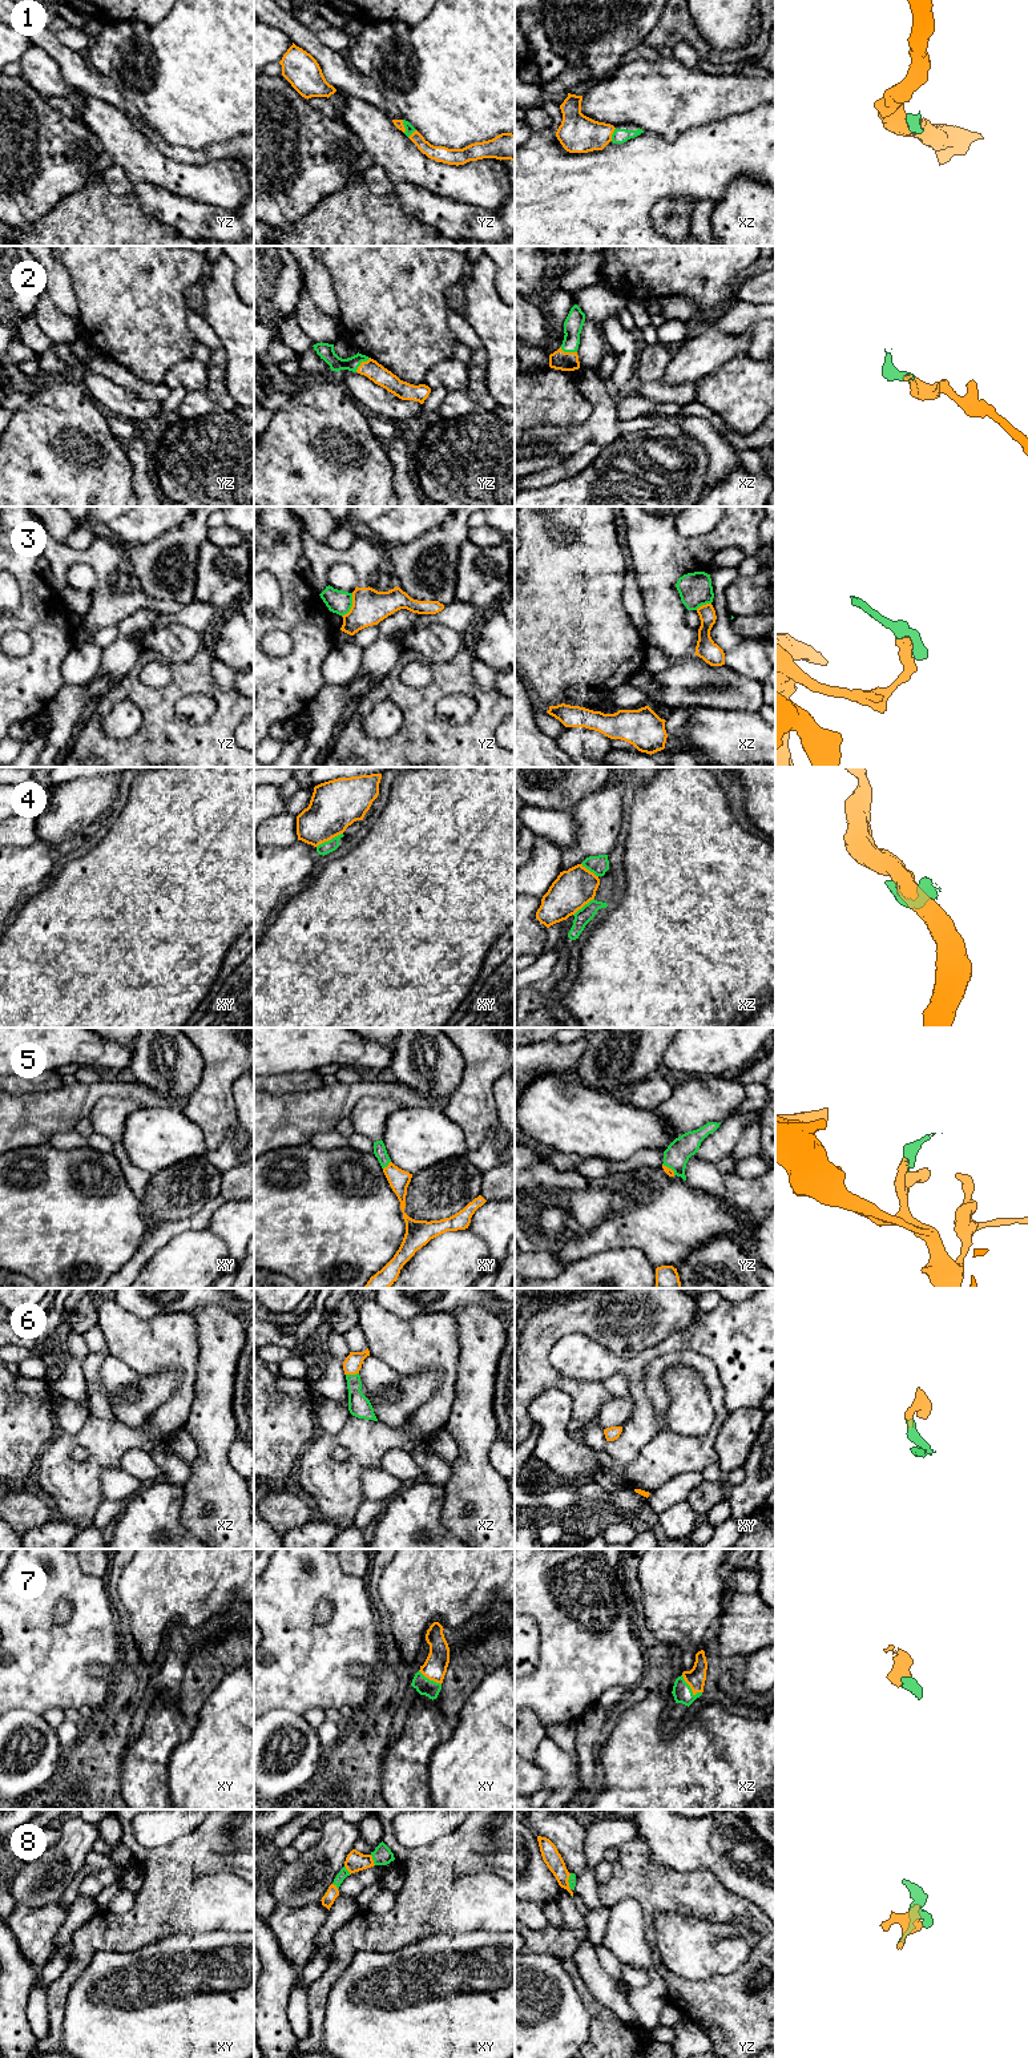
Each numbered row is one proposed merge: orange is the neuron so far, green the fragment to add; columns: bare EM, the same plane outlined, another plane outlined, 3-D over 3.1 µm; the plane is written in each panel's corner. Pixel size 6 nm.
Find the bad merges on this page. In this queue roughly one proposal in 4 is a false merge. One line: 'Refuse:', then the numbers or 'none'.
Refuse: 1, 3, 4

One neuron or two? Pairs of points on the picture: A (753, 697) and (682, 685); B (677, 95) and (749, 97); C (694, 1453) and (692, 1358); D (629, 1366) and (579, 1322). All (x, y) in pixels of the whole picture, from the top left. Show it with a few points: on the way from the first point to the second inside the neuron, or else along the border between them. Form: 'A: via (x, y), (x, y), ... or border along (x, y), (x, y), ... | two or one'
A: via (734, 694), (698, 694) | one
B: via (694, 96), (732, 96) | one
C: via (714, 1429), (718, 1419), (718, 1396), (713, 1381) | one
D: border along (591, 1338), (621, 1356), (636, 1356), (648, 1348) | two

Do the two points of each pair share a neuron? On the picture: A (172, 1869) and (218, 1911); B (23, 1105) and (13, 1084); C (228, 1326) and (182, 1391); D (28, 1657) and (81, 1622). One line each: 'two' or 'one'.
A: two
B: two
C: two
D: one

